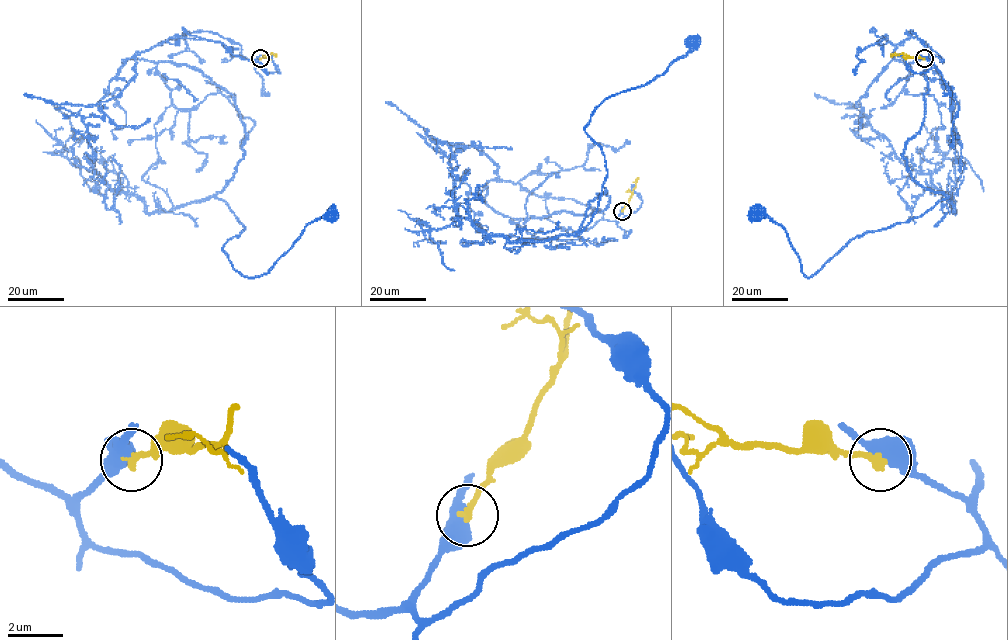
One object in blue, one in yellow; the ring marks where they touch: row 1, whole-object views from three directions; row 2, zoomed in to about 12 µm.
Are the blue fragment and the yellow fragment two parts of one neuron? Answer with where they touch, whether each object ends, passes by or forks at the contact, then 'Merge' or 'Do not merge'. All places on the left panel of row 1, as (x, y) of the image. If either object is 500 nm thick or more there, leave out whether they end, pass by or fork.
Place: (260, 58). Do not merge

